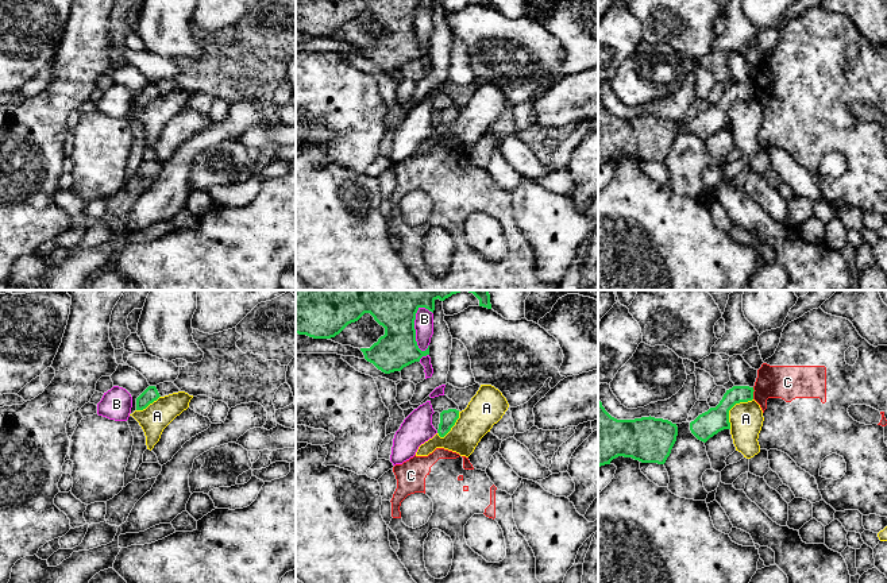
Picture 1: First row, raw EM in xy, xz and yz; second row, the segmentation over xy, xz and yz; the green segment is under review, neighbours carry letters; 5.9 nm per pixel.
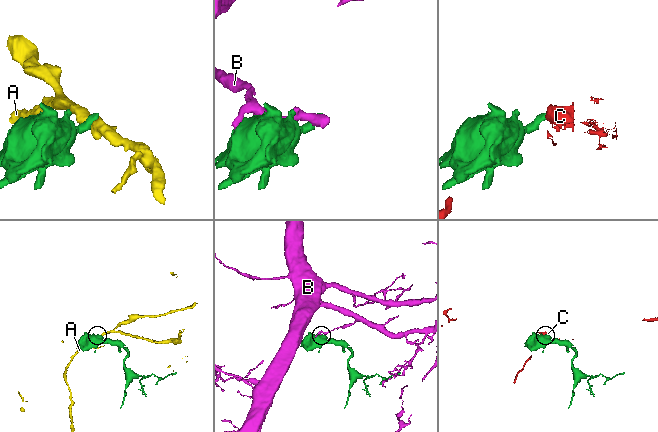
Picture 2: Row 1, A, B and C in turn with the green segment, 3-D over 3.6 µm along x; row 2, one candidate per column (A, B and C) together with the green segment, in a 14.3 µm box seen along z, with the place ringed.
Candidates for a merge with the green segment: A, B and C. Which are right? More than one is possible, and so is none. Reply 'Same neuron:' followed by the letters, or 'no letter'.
Same neuron: no letter

